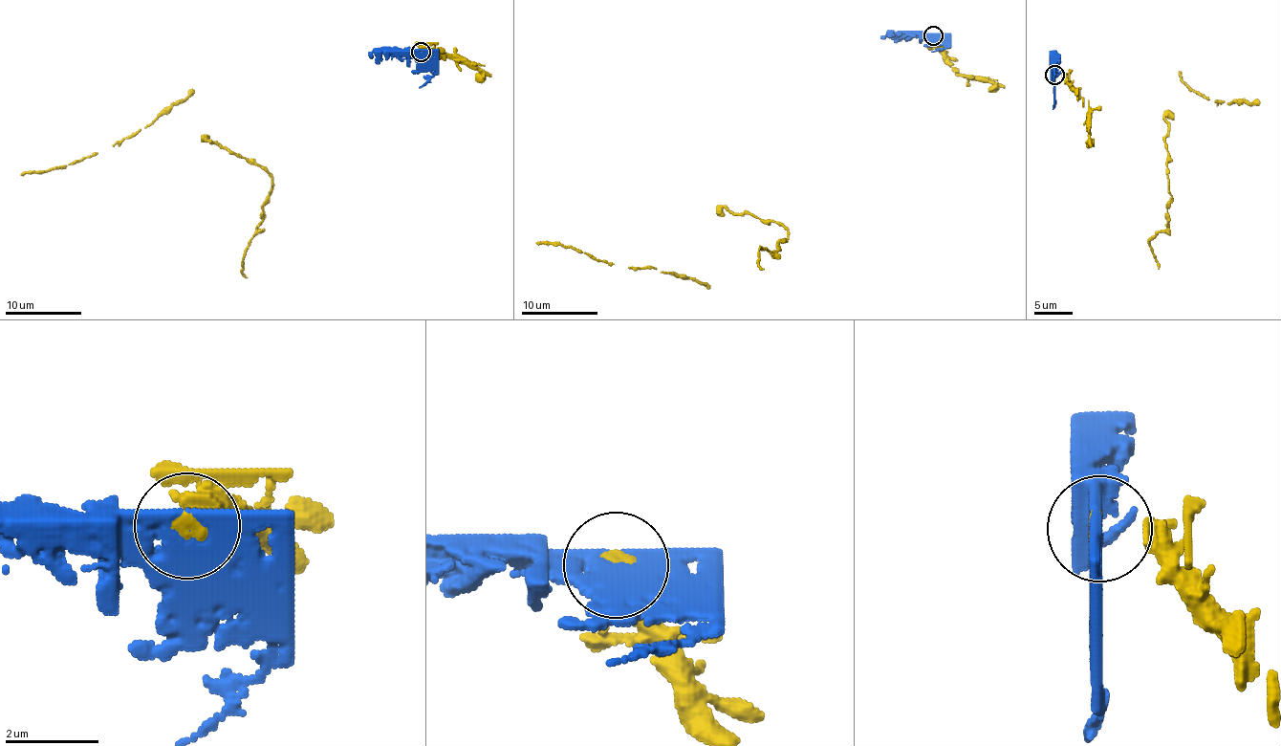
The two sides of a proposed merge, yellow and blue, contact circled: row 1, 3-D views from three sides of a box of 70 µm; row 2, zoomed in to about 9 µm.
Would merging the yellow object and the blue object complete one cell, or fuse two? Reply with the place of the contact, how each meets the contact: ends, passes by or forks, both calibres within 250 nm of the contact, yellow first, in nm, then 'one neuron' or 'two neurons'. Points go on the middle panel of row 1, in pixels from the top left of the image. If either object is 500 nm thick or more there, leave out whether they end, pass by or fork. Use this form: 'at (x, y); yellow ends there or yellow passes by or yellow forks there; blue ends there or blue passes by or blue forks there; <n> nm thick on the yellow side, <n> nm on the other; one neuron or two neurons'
at (933, 35); 280 nm thick on the yellow side, 650 nm on the other; two neurons

